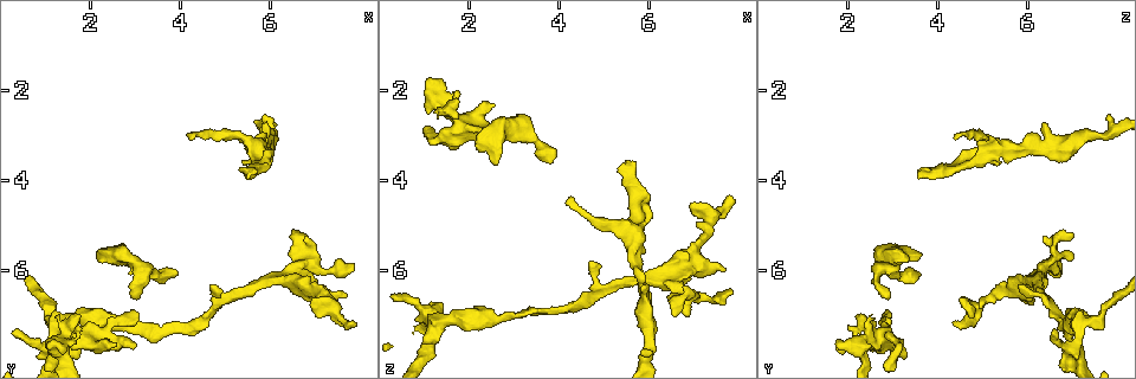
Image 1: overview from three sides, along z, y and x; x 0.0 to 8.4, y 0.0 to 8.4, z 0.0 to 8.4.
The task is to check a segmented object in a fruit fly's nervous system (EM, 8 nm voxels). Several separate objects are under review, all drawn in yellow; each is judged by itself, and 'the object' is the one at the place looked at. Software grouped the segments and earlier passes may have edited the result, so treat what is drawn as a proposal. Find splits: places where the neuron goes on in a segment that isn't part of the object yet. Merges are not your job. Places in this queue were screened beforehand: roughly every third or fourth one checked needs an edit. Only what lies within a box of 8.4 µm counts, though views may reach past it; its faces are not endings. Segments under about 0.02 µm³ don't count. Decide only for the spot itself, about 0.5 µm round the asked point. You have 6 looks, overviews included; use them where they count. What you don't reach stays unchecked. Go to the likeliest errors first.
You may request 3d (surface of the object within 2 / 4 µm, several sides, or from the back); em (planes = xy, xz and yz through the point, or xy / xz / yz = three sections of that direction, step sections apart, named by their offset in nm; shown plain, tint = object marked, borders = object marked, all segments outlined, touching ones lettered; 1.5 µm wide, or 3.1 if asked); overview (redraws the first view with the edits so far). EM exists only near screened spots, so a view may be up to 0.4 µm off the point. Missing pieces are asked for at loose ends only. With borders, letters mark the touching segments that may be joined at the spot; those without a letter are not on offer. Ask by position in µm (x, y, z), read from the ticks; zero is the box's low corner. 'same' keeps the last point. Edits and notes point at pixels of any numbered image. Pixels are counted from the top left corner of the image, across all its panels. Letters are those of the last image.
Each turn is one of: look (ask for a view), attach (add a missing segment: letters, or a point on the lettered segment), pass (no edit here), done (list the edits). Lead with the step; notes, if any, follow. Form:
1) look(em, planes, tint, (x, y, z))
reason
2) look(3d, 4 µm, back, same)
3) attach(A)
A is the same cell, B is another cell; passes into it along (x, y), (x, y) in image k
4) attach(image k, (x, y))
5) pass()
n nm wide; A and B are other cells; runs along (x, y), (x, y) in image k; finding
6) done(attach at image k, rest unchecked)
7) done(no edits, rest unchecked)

look(em, planes, plain, (2.55, 7.55, 2.30))

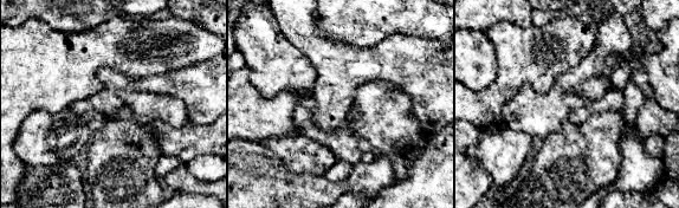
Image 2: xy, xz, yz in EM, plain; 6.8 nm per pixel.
look(em, planes, borders, same)
what lies round it

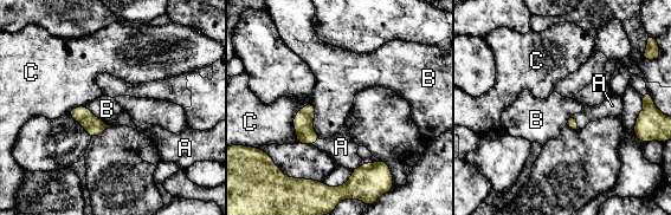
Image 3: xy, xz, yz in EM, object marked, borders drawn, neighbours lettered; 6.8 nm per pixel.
attach(A)
A is the same cell, B and C are other cells; the neuron continues

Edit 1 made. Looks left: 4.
look(overview)
redraw

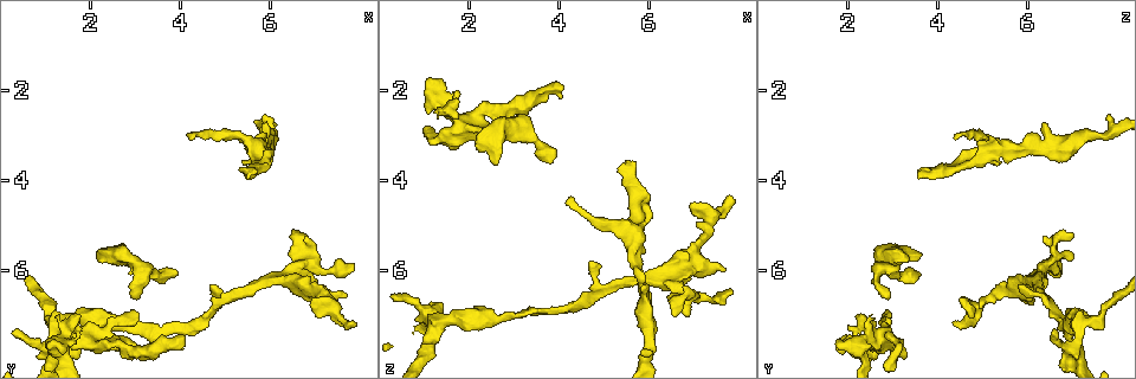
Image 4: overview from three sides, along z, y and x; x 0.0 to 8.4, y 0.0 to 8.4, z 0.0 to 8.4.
look(em, planes, borders, (4.70, 6.35, 5.85))
tapers out

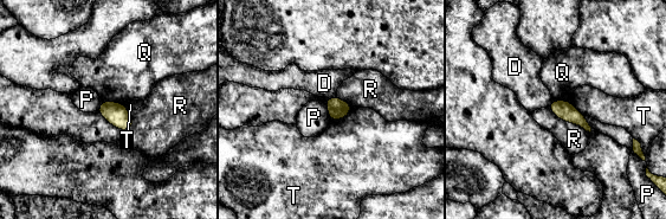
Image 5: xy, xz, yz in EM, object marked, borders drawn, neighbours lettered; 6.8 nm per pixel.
pass()
130 nm wide; D, P, Q, R and T are other cells; border along (324, 102), (331, 120) in image 5; no lettered segment goes on from it

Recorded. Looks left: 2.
look(3d, 4 µm, (4.25, 3.10, 4.40))
tapers out

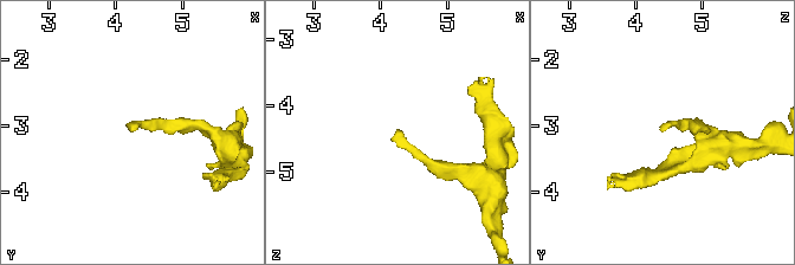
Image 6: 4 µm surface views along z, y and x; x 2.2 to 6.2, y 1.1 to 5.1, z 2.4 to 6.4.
look(em, planes, borders, (4.25, 3.10, 4.40))

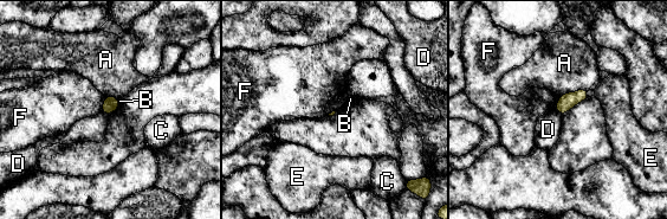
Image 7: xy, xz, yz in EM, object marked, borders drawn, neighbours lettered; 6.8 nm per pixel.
pass()
A touches over 200 nm; A, B, C, D, E and F are other cells; border along (102, 111), (108, 115) in image 7; none of them fits

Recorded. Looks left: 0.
done(attach at image 3, rest unchecked)

